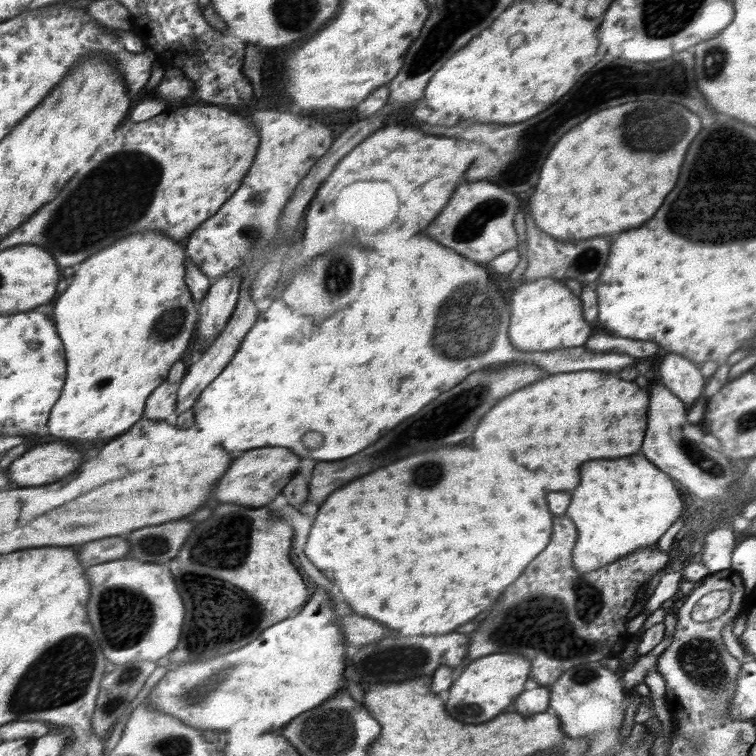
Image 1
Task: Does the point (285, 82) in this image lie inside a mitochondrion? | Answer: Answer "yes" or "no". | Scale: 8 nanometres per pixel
no

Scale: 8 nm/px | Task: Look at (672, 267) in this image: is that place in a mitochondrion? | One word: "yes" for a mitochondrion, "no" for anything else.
no

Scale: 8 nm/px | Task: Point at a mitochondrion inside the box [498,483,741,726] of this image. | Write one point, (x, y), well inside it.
(701, 660)

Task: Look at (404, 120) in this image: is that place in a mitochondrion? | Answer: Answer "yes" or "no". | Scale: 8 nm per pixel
no

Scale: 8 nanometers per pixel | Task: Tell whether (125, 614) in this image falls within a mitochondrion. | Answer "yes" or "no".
yes

